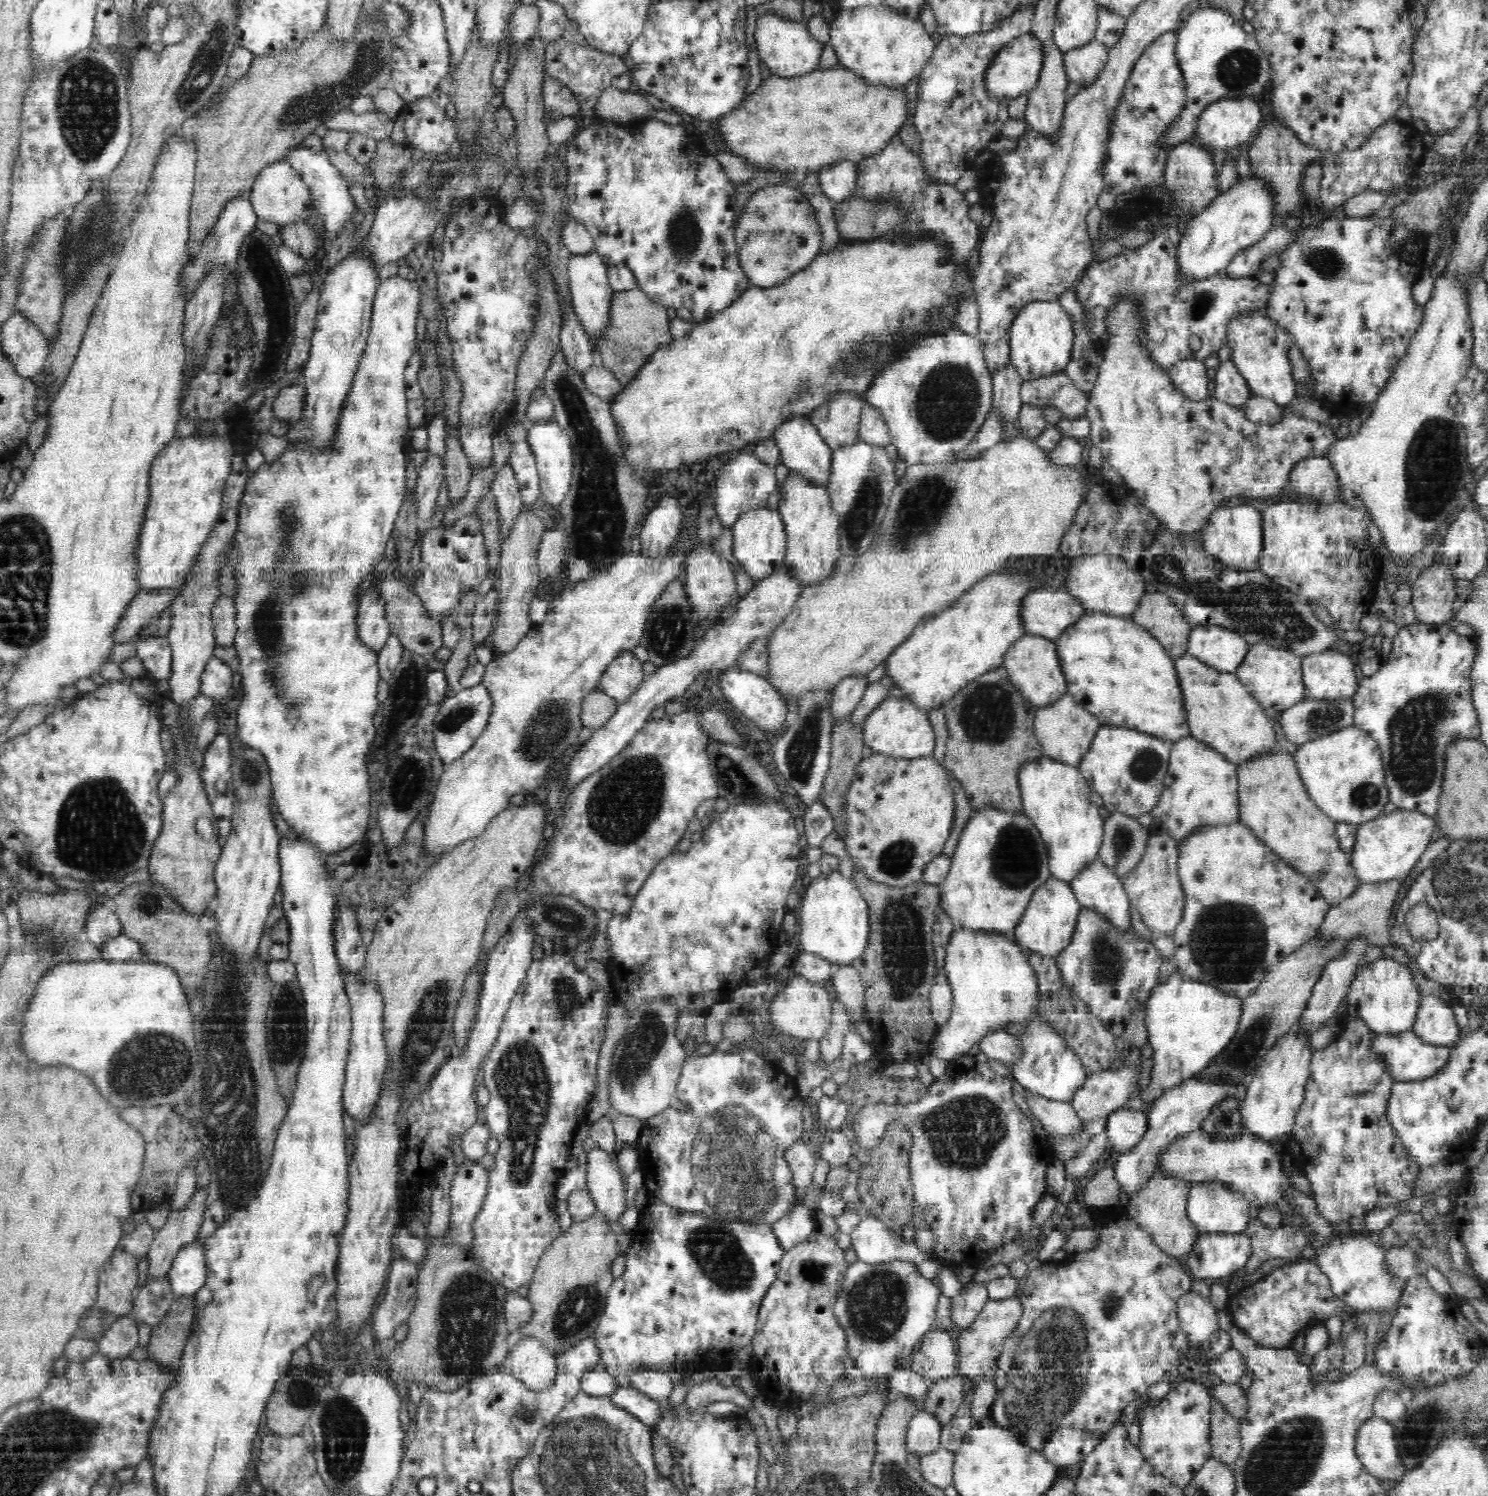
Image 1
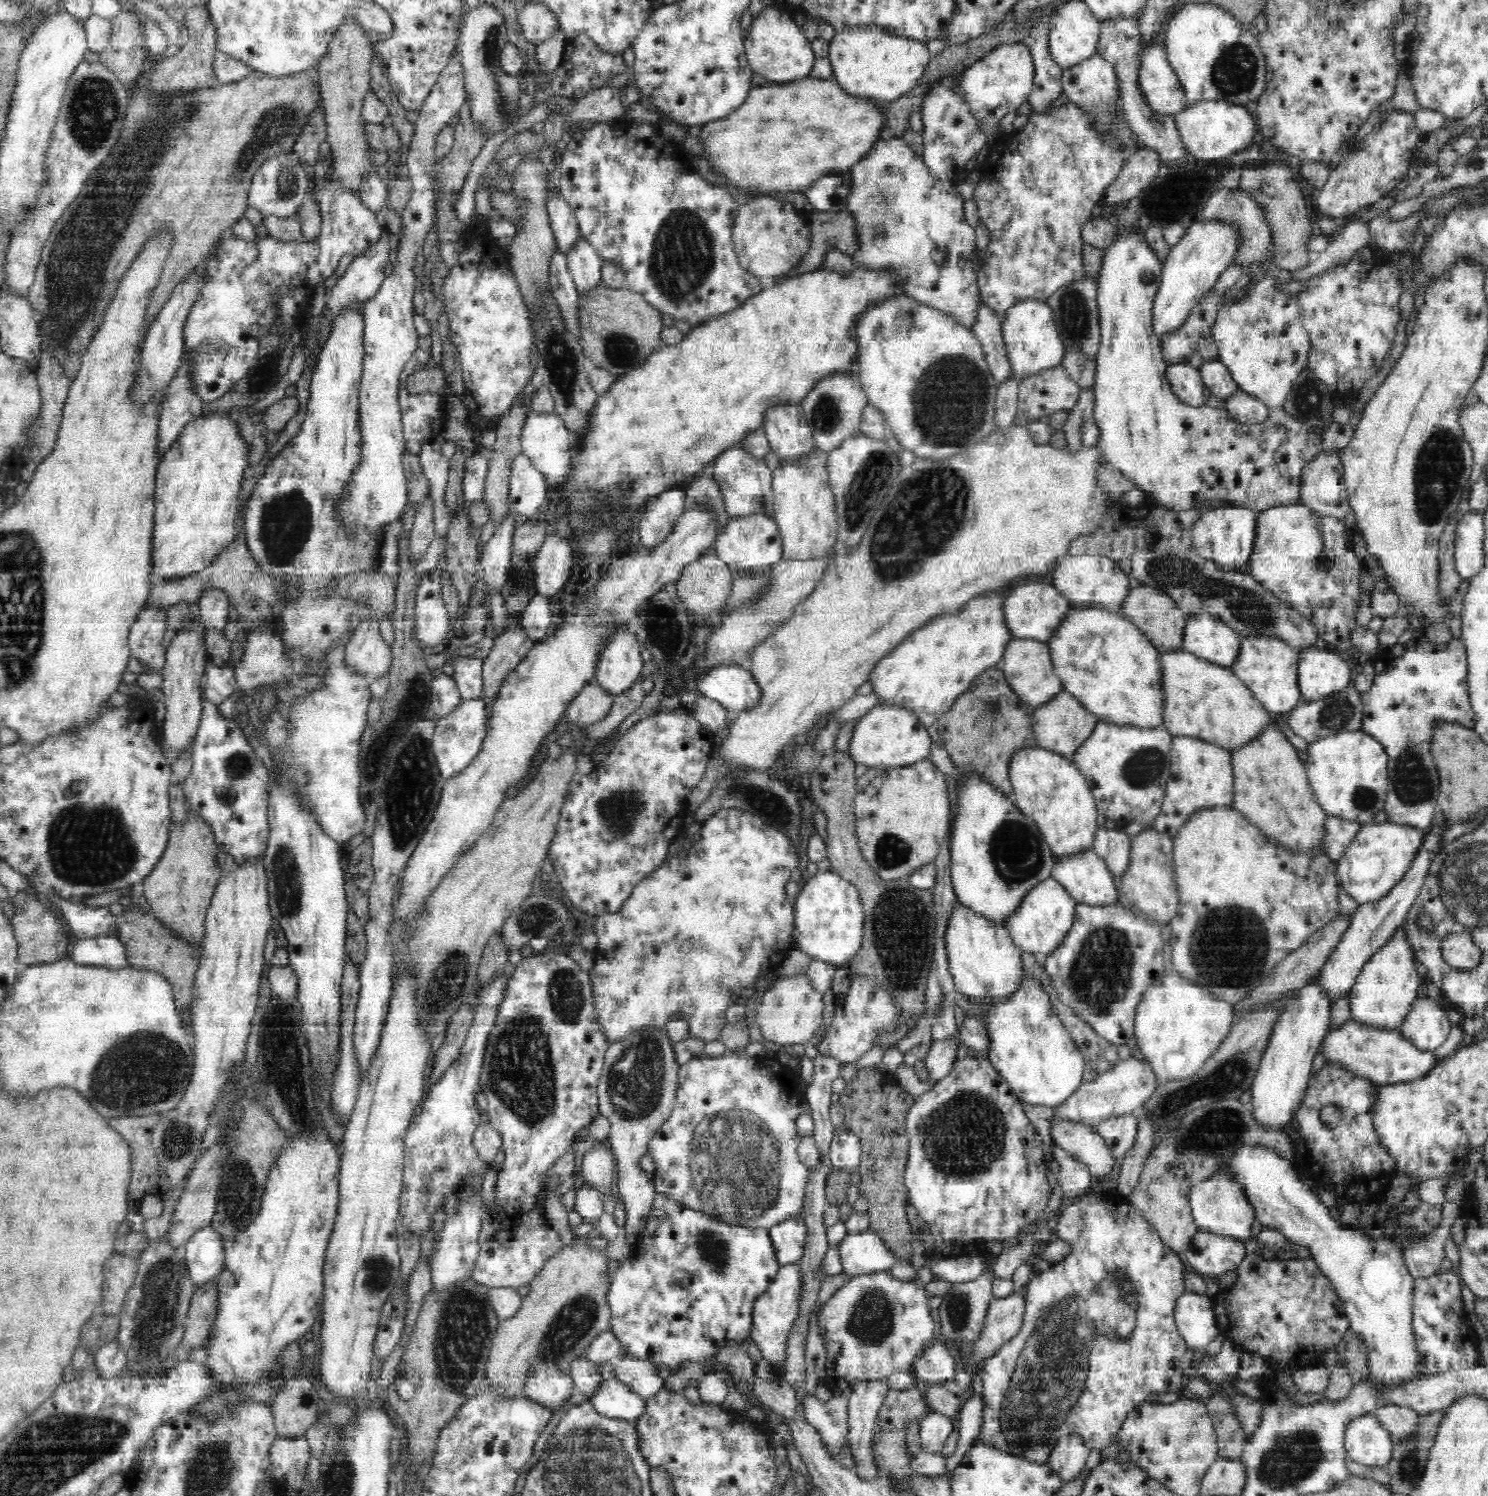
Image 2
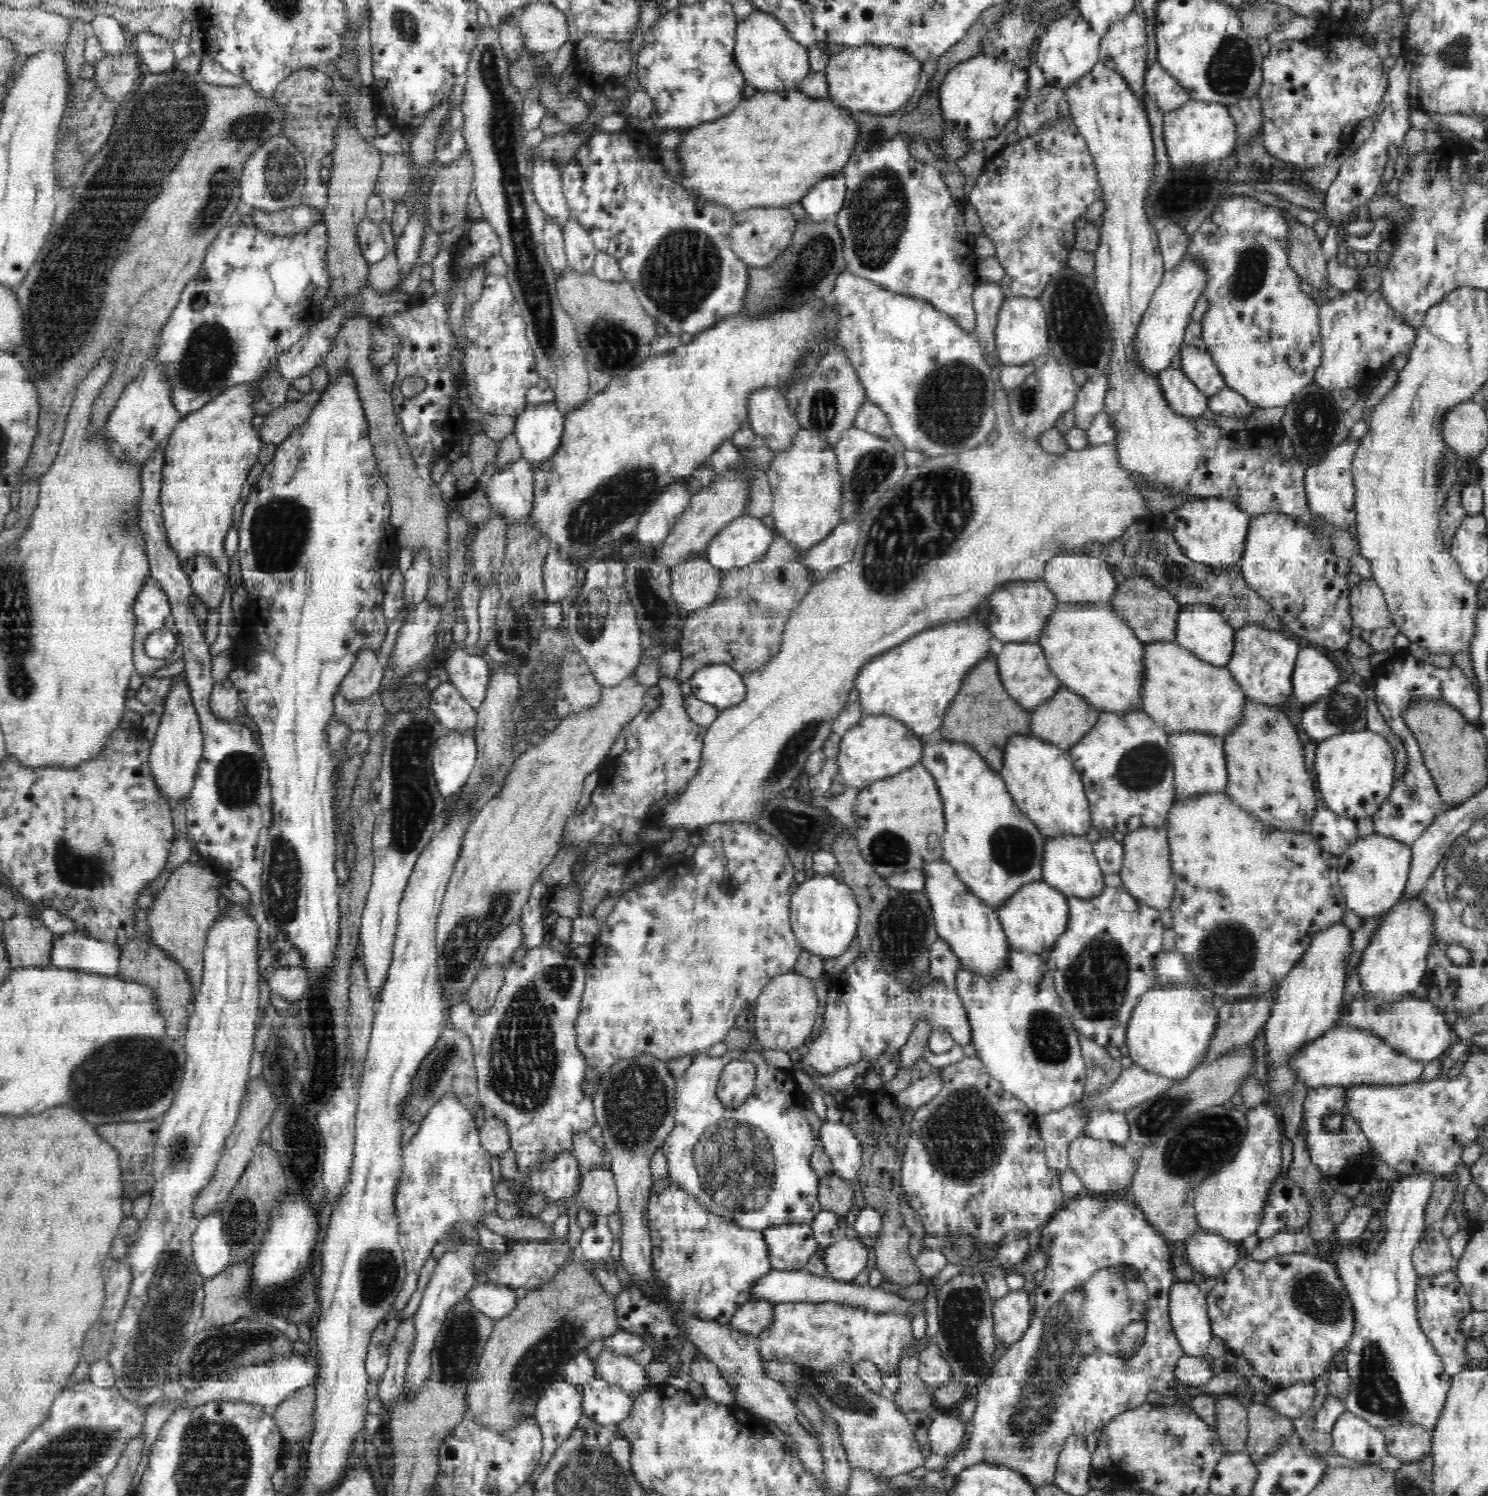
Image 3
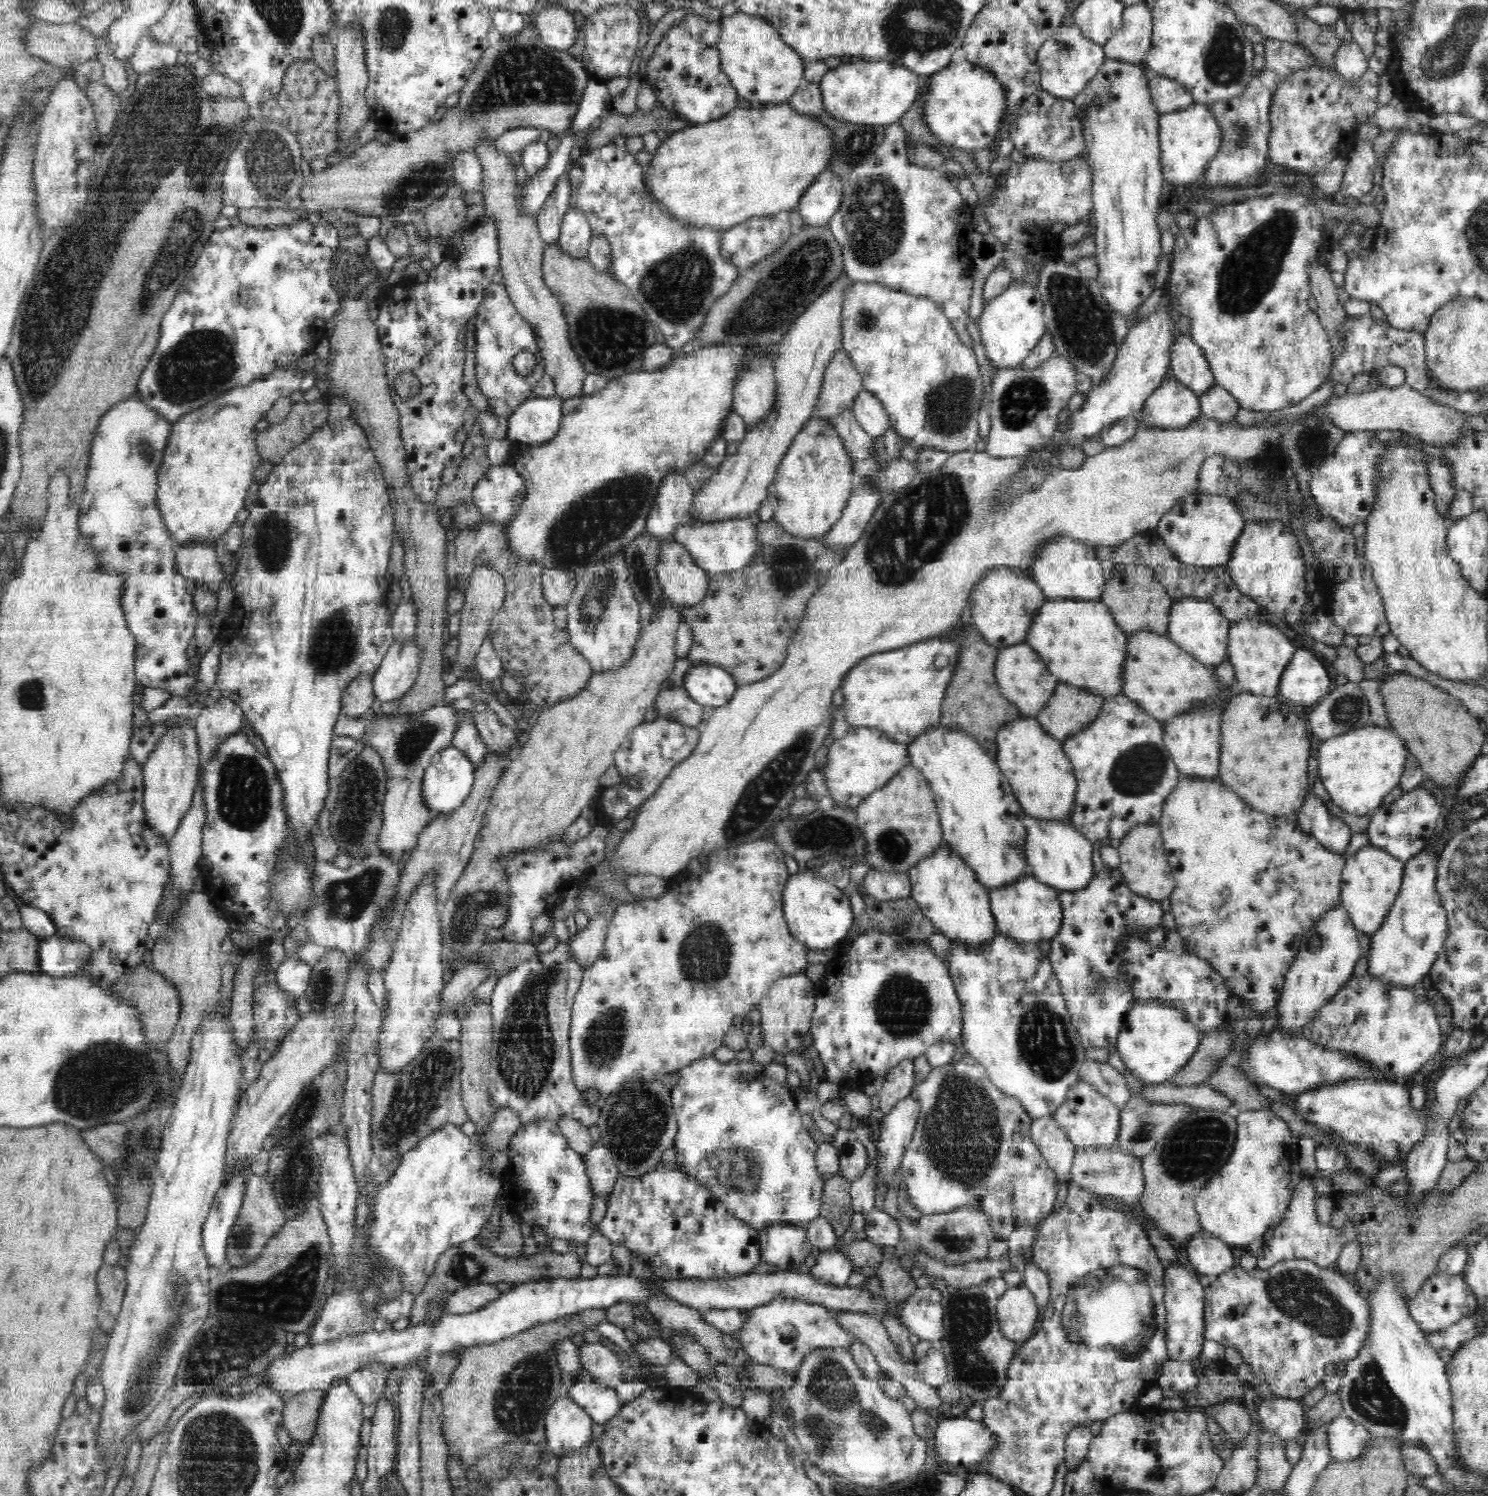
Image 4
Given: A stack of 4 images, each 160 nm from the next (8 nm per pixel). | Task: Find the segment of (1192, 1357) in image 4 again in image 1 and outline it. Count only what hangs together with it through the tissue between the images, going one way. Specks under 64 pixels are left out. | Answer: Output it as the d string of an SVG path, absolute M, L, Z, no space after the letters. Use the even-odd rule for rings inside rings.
M1186 1292L1178 1299L1177 1313L1181 1329L1191 1345L1200 1345L1220 1329L1218 1311L1210 1300L1196 1292Z

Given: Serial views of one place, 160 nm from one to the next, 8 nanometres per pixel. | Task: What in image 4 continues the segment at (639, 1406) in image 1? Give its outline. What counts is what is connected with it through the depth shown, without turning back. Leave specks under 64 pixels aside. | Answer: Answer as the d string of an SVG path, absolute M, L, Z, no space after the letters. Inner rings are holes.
M591 1377L576 1380L567 1396L580 1406L595 1424L601 1425L618 1416L625 1403L619 1389L600 1385Z

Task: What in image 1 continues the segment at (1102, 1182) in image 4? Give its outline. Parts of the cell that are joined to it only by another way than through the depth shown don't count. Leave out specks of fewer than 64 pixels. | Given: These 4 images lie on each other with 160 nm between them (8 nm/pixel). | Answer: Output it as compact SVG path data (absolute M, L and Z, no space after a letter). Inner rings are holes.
M1025 1090L1025 1100L1033 1116L1041 1121L1043 1128L1054 1134L1080 1134L1082 1119L1069 1102L1048 1100Z

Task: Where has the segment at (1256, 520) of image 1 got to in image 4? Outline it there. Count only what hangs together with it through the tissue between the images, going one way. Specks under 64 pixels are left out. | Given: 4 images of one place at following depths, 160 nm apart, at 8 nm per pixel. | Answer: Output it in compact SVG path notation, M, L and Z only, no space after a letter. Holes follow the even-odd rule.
M1195 493L1179 500L1159 520L1157 535L1173 550L1178 561L1191 567L1223 567L1232 558L1233 548L1245 525L1244 516L1233 501L1224 496Z

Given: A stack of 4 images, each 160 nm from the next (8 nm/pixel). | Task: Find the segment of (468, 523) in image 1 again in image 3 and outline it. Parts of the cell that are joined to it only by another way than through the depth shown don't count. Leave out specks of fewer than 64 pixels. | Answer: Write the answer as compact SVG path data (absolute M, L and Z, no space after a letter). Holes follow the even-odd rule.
M427 596L414 606L414 610L410 611L405 618L405 623L399 628L394 648L391 651L388 664L393 666L396 679L405 677L407 674L415 670L418 666L434 650L436 644L436 634L438 630L443 628L444 632L449 635L452 626L459 619L456 614L446 614L442 612L442 606L427 600Z

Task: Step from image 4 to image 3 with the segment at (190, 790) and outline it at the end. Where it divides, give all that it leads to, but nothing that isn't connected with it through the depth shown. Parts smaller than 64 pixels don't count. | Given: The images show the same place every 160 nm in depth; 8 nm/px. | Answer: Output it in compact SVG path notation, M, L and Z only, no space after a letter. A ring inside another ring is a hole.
M183 674L175 678L166 694L165 711L161 716L161 723L151 742L149 750L149 765L156 776L157 788L165 795L169 802L180 802L190 796L194 786L194 774L200 764L203 752L203 732L194 702L189 691L188 681Z

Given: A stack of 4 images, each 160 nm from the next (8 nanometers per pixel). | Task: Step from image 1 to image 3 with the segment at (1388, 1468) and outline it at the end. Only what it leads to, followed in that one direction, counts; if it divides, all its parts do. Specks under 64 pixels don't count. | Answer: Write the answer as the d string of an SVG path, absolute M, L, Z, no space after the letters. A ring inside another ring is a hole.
M1344 1412L1334 1424L1332 1446L1339 1455L1357 1463L1379 1463L1388 1455L1385 1432L1362 1418Z

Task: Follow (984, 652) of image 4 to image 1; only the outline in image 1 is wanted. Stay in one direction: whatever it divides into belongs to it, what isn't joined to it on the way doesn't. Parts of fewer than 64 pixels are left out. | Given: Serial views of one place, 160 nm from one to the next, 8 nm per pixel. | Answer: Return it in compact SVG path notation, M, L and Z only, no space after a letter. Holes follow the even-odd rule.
M1001 665L986 676L970 680L942 709L948 731L944 768L962 784L973 810L994 807L1022 813L1018 773L1024 764L1036 762L1044 754L1033 729L1036 708L1010 684L1007 670Z

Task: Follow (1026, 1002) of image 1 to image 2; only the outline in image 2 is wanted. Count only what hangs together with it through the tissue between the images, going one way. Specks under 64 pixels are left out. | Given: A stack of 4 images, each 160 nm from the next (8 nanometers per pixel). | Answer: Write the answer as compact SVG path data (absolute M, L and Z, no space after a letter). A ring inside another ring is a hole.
M957 902L948 918L945 946L956 990L966 994L974 1004L993 1006L1005 1002L1021 987L1024 978L1022 952L1014 945L1003 923L975 915ZM956 1038L932 1042L930 1052L924 1060L929 1080L938 1083L950 1074L953 1064L956 1062L956 1048L958 1048Z

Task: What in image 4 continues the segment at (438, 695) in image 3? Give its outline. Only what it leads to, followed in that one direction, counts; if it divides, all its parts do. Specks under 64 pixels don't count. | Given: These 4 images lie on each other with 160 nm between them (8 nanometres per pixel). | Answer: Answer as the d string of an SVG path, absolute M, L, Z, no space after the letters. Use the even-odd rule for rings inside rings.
M460 713L459 726L454 732L452 745L454 748L461 749L473 761L474 768L478 768L478 764L482 762L483 757L488 752L484 741L481 739L477 725L469 713Z

